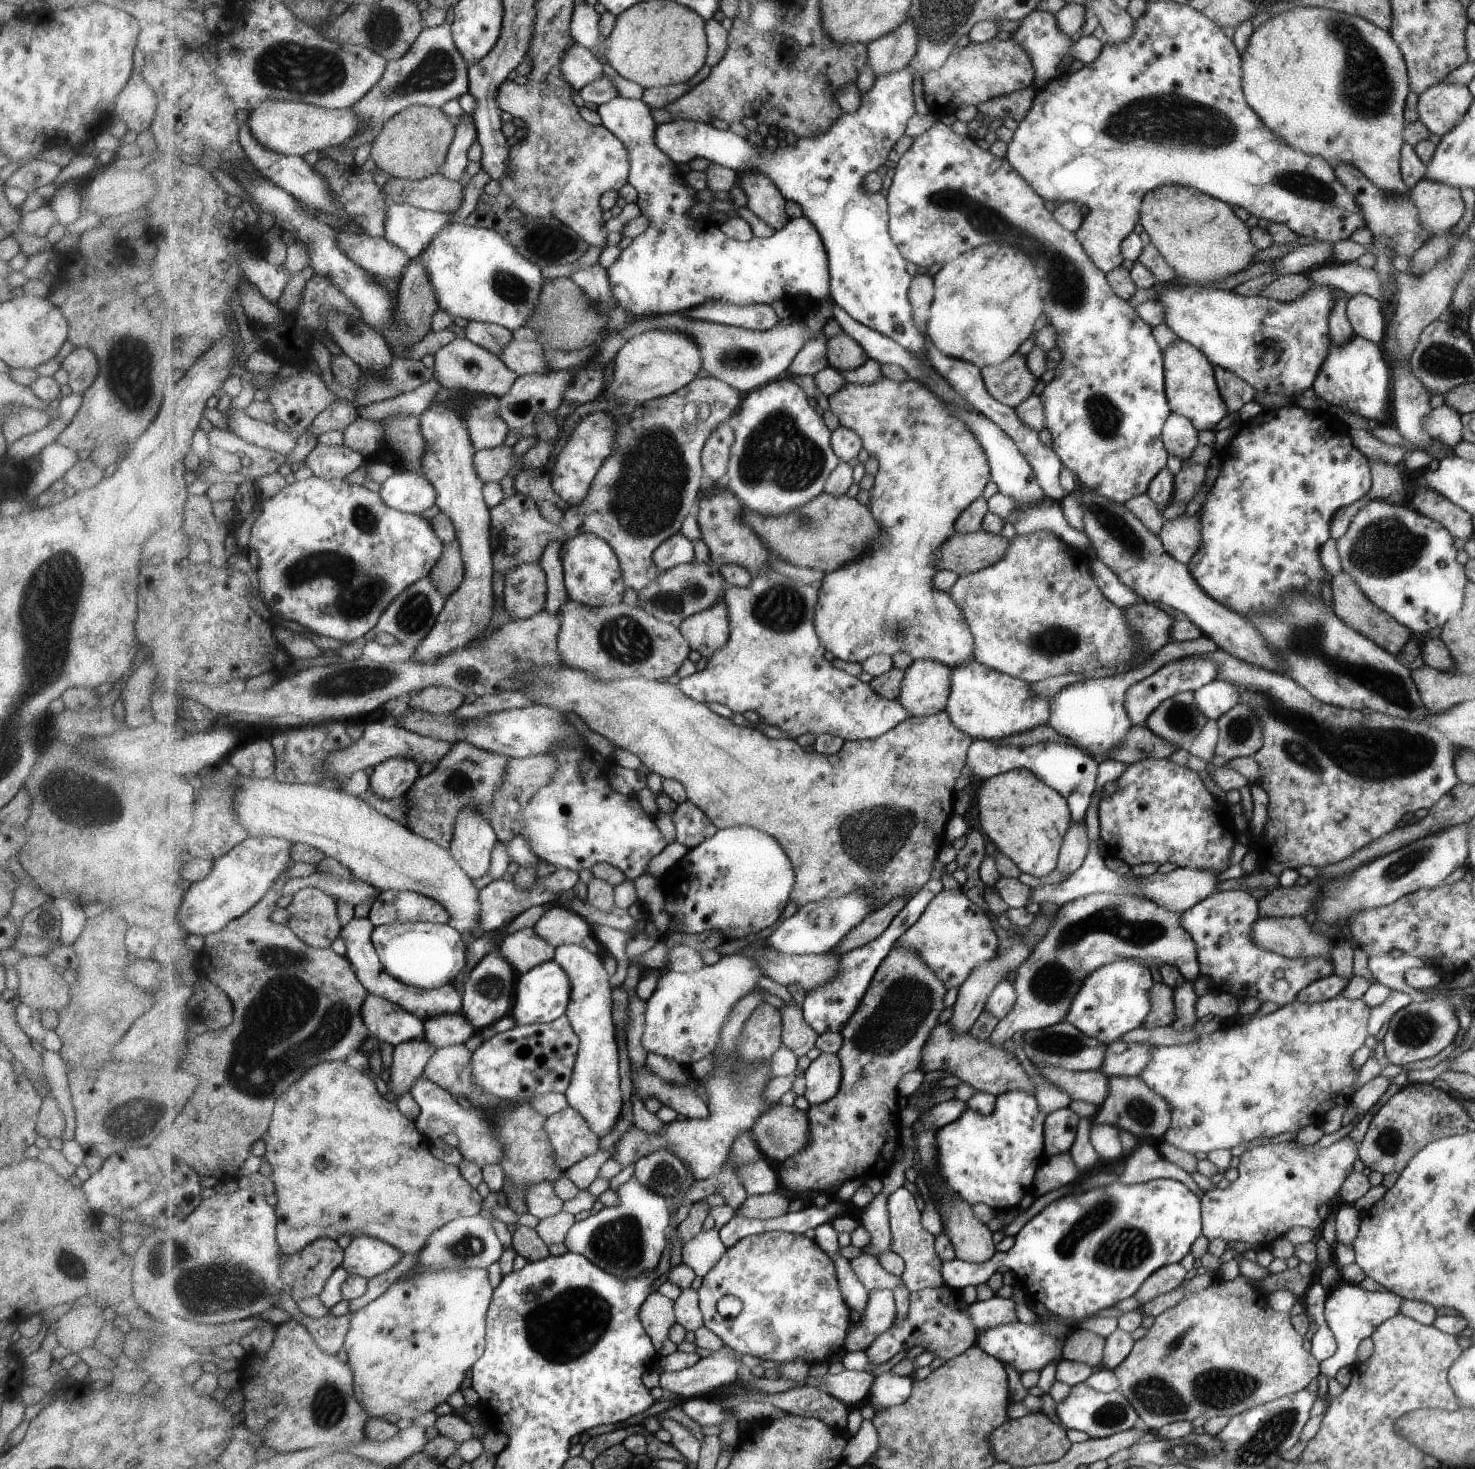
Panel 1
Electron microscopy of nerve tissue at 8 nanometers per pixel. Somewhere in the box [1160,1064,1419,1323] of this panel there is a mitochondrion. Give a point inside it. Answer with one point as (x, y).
(1389, 1142)

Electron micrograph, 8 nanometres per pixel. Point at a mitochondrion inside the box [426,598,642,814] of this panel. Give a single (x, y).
(458, 781)

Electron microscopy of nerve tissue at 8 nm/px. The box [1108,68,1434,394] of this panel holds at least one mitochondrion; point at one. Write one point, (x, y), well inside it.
(1305, 185)

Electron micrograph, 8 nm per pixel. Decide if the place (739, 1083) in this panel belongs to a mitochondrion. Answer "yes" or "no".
yes

